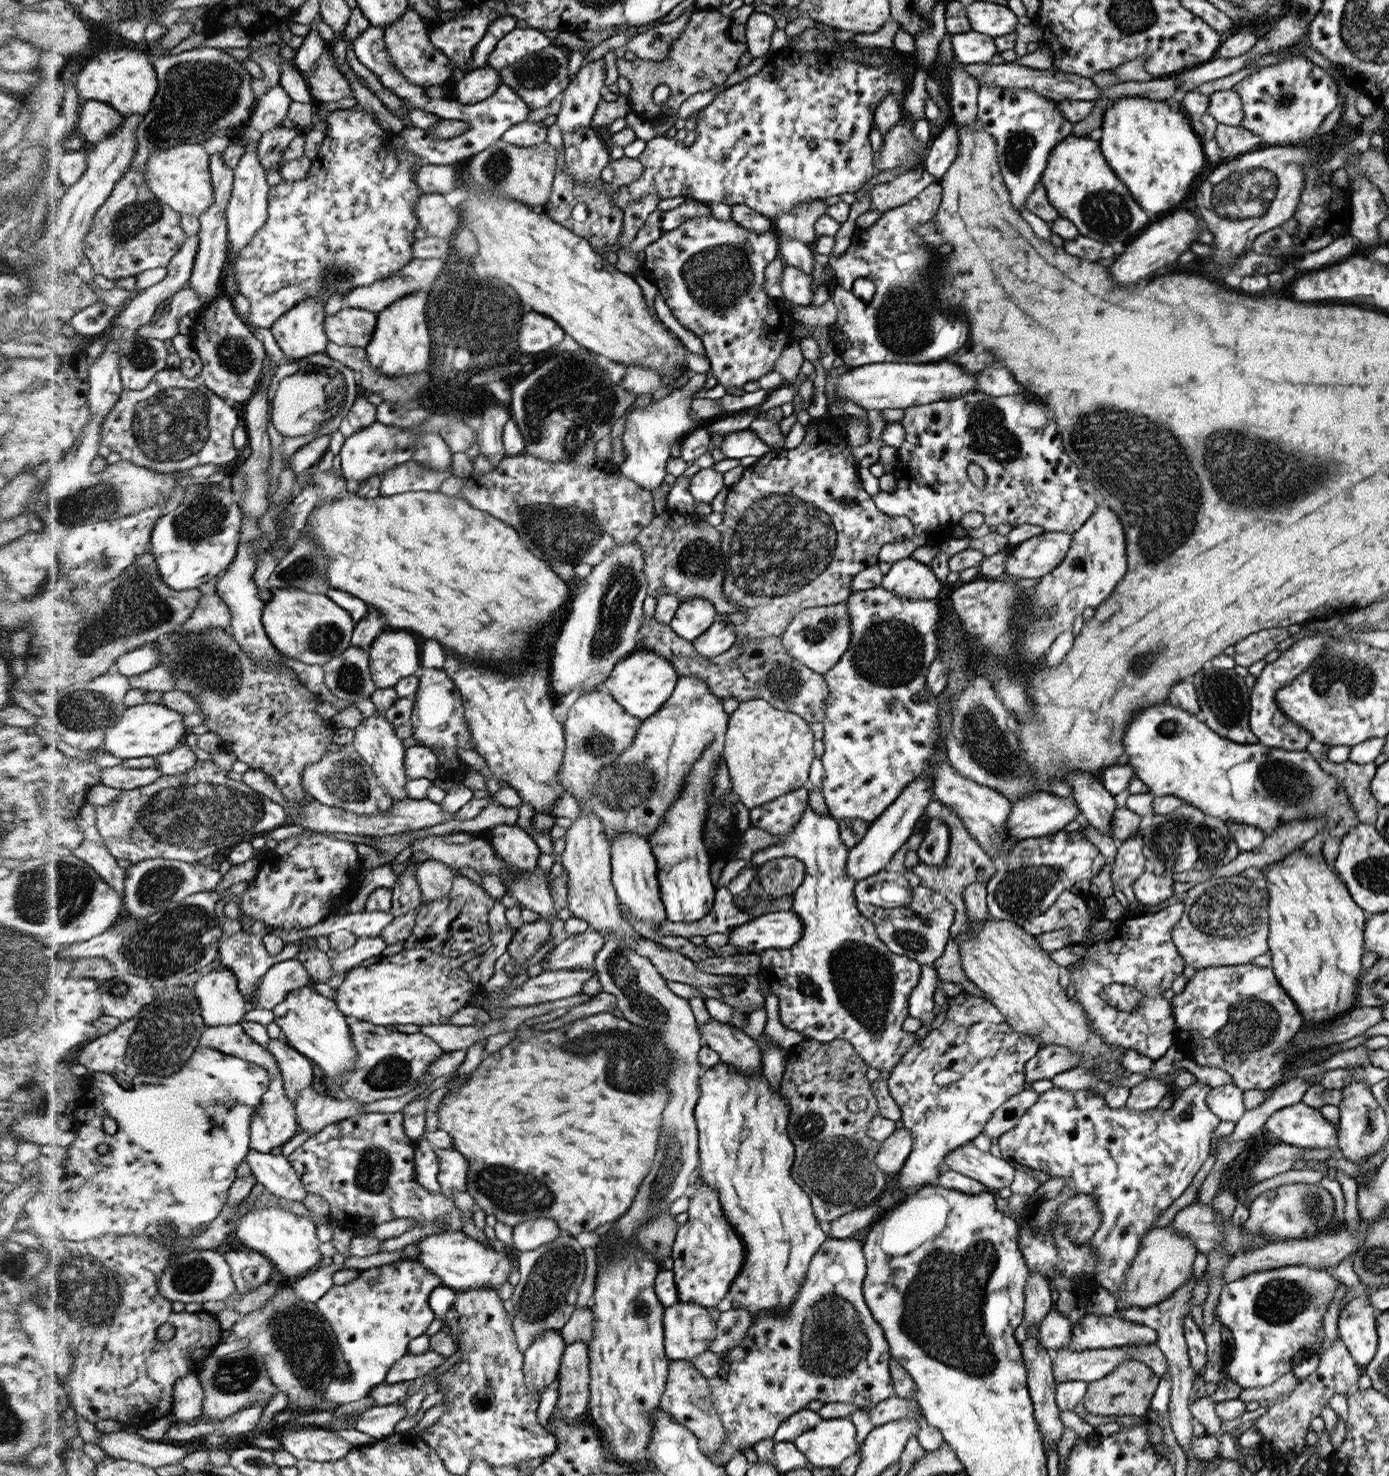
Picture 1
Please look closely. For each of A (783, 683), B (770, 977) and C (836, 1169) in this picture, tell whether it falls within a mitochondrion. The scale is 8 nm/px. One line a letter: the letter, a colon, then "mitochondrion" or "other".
A: mitochondrion
B: other
C: mitochondrion

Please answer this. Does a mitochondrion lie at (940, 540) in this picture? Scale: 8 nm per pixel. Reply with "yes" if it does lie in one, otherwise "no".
no

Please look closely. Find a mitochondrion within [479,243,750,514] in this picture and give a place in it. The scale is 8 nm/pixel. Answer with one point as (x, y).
(570, 427)

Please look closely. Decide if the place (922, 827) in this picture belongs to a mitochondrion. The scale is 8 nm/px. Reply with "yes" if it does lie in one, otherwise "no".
no

